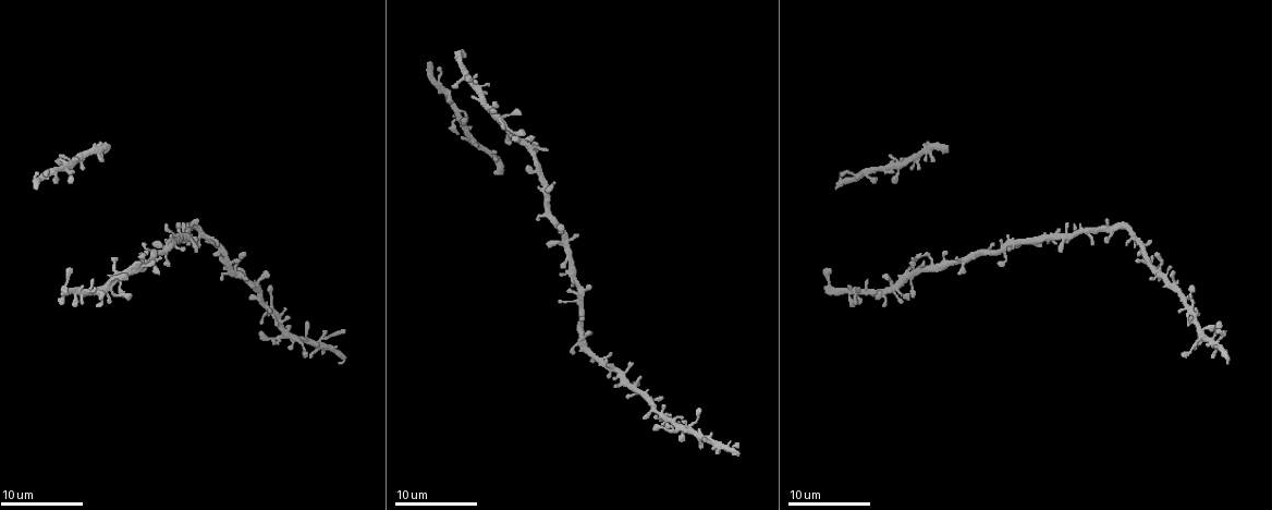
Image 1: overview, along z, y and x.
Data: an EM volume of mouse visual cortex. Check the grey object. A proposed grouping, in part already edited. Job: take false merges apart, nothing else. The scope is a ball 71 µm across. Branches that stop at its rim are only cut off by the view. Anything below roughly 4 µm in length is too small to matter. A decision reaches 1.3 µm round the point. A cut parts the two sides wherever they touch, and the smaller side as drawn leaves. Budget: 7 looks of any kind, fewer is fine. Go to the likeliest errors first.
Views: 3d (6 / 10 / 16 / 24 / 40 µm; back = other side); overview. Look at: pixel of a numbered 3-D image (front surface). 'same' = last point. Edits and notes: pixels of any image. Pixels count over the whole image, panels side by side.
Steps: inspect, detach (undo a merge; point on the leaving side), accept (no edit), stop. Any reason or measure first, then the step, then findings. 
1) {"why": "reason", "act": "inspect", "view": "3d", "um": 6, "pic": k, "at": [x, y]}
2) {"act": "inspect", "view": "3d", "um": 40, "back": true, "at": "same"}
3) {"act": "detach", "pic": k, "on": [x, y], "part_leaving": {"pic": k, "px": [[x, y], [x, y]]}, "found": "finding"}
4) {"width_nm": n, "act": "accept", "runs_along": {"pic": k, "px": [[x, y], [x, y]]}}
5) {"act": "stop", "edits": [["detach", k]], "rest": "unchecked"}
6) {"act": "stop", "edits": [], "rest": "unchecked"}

{"why": "four-way junction", "act": "inspect", "view": "3d", "um": 10, "pic": 1, "at": [320, 339]}

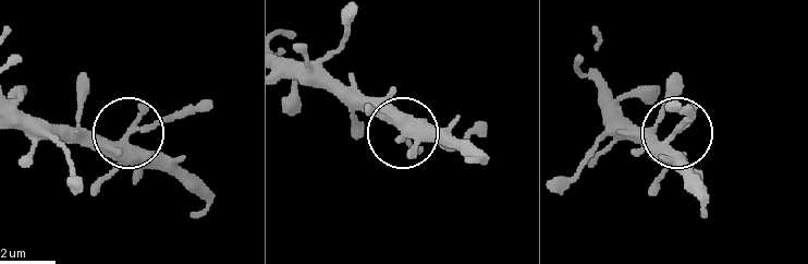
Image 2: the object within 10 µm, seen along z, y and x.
{"width_nm": 330, "act": "accept", "runs_along": {"pic": 2, "px": [[10, 102], [23, 114], [108, 140], [157, 126], [190, 104]]}, "found": "all the same neuron"}

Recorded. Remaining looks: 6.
{"why": "looks like a crossing", "act": "inspect", "view": "3d", "um": 10, "pic": 1, "at": [627, 386]}

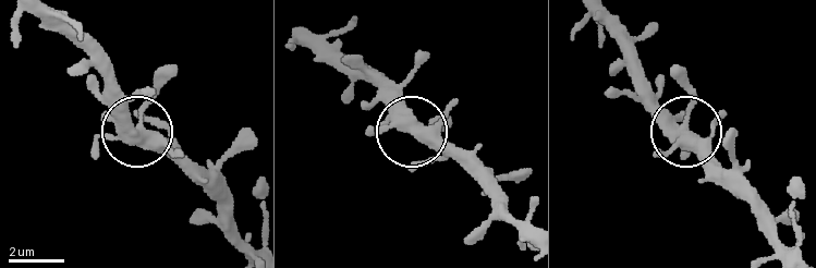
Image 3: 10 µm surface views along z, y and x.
{"act": "accept", "runs_along": {"pic": 3, "px": [[47, 13], [136, 129], [141, 105], [171, 72]]}, "found": "continuous, no second neuron"}

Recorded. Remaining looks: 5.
{"why": "four-way junction", "act": "inspect", "view": "3d", "um": 6, "pic": 1, "at": [966, 259]}

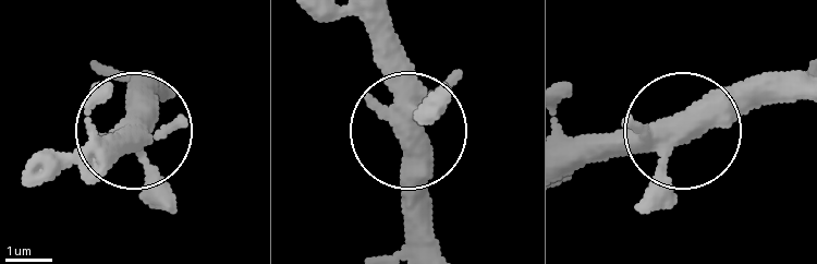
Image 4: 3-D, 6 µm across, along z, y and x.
{"side_arm_um": 54, "act": "accept", "runs_along": {"pic": 4, "px": [[666, 122], [673, 134], [568, 134]]}, "found": "one neuron here"}

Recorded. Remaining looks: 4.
{"why": "three arms meet", "act": "inspect", "view": "3d", "um": 10, "pic": 1, "at": [1052, 239]}

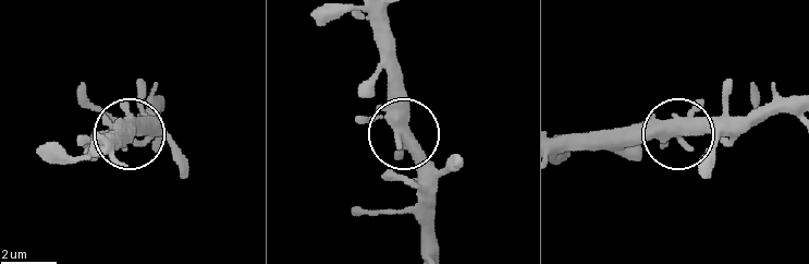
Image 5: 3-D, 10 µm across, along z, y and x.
{"width_nm": 360, "act": "accept", "runs_along": {"pic": 5, "px": [[369, 16], [395, 129], [432, 190]]}, "found": "one neuron here"}

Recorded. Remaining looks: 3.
{"act": "stop", "edits": [], "rest": "unchecked"}

